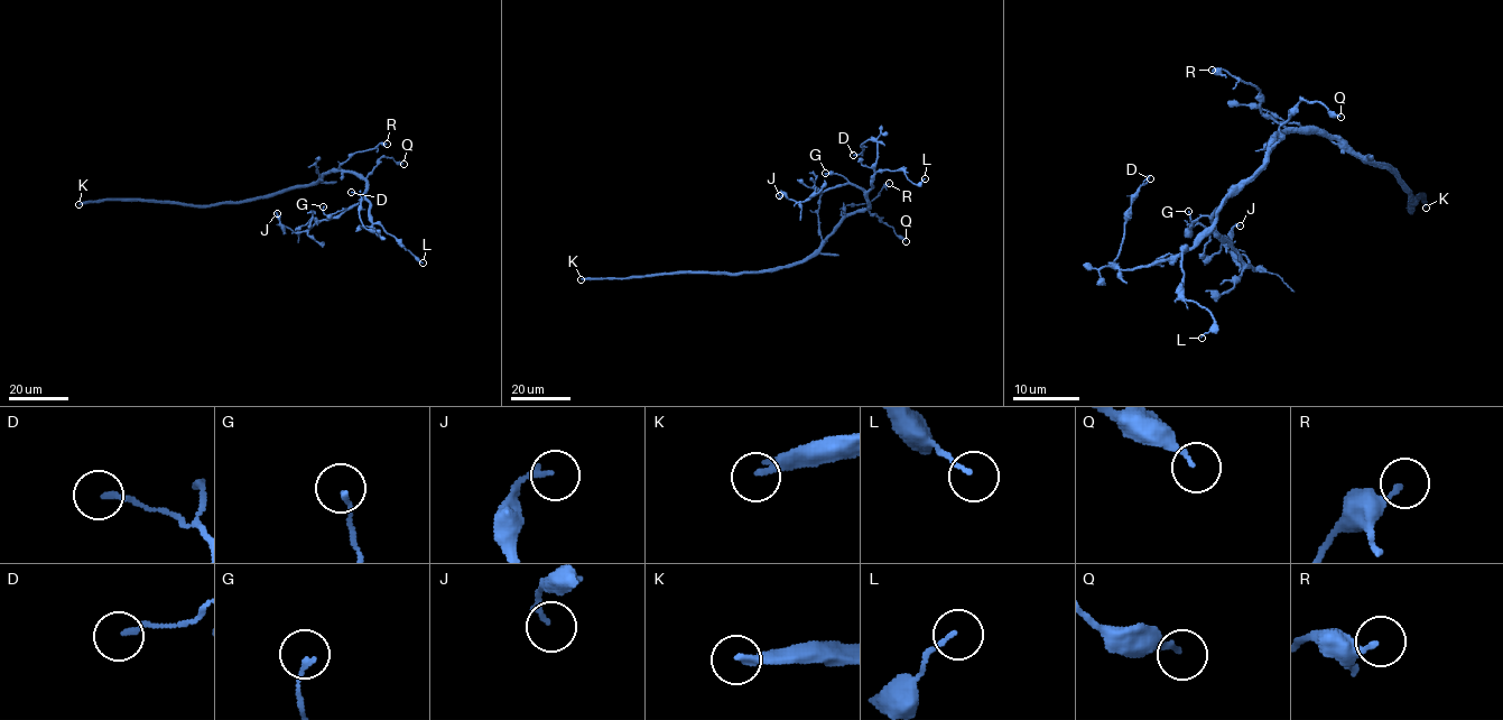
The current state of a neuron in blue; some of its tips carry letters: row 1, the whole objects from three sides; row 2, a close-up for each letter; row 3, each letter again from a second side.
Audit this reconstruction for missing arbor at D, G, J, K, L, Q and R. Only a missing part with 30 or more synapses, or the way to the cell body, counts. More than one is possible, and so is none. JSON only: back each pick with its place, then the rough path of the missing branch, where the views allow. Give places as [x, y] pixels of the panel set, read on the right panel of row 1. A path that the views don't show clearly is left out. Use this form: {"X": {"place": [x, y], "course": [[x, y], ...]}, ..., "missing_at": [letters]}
{"K": {"place": [1426, 208], "course": [[1426, 208], [1409, 232], [1392, 239], [1348, 215], [1268, 151], [1138, 123]]}, "missing_at": ["K"]}

